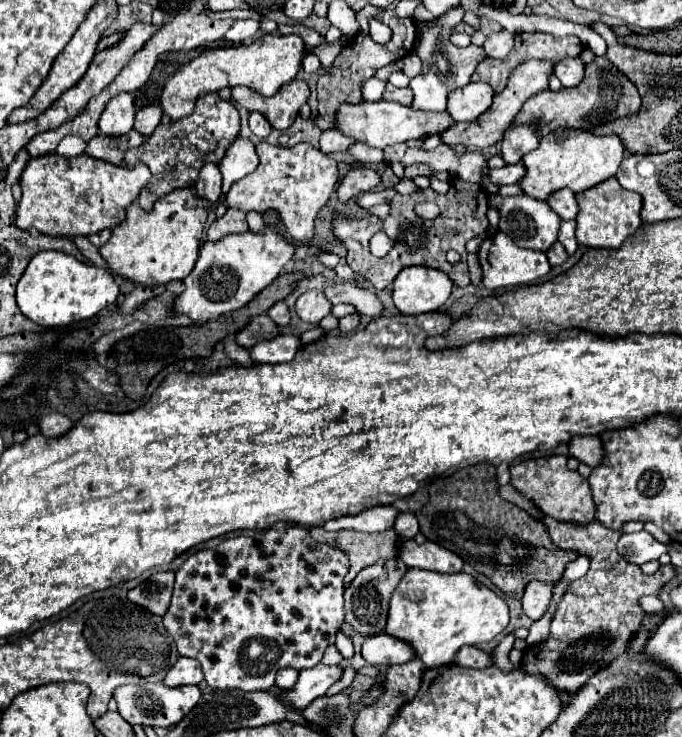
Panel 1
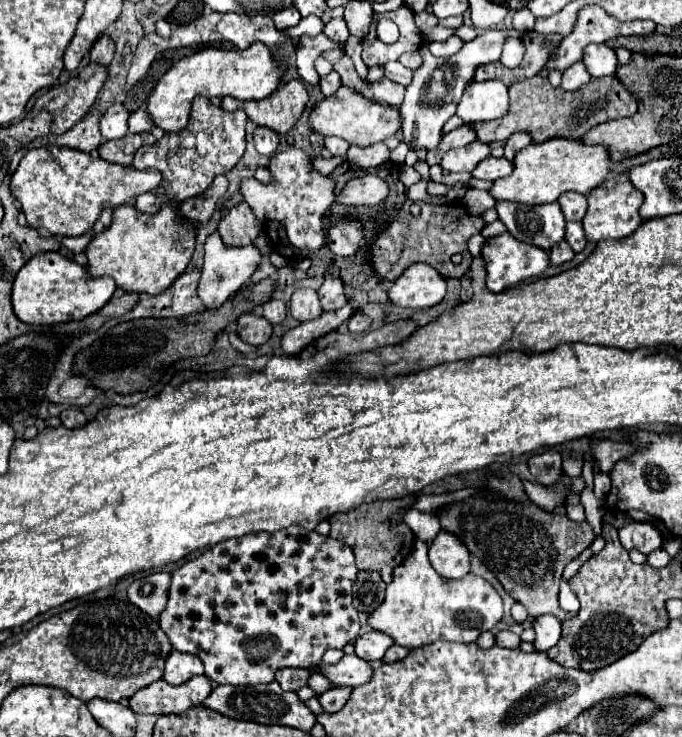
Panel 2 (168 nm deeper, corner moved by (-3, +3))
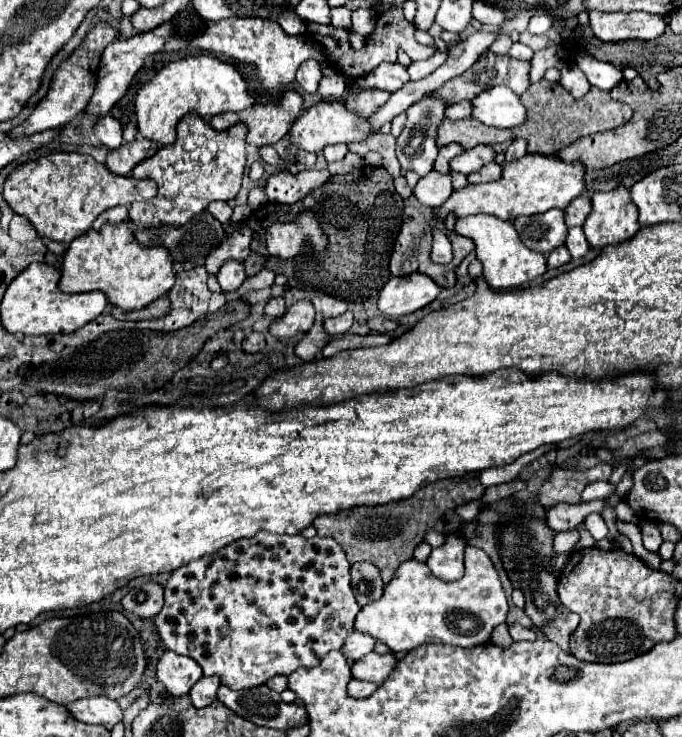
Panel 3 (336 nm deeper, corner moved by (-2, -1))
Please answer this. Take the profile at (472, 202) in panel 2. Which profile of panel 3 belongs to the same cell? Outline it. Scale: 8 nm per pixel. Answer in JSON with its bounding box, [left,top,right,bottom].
[456,214,546,290]

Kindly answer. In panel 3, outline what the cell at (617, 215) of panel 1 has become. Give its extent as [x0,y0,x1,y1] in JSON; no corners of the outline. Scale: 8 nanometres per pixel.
[584,186,638,248]

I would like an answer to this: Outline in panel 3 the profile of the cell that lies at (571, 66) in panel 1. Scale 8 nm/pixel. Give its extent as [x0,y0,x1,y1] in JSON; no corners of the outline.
[560,64,590,98]

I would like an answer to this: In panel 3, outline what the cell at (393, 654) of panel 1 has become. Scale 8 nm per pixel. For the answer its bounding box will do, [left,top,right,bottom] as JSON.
[342,632,374,660]

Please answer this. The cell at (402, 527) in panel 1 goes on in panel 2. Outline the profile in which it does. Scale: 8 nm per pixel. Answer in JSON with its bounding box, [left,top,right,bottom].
[403,510,439,540]

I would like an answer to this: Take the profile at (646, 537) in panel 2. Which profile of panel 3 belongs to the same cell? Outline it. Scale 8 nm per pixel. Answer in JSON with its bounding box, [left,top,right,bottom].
[640,520,662,552]

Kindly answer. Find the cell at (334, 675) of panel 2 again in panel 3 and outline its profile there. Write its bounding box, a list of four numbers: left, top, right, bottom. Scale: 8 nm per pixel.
[352,652,398,684]

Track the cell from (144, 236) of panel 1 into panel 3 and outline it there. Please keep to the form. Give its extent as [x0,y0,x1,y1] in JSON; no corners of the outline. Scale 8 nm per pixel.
[58,222,176,310]

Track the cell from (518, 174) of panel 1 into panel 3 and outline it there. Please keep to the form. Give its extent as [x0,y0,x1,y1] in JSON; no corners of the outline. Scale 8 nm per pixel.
[468,162,502,184]

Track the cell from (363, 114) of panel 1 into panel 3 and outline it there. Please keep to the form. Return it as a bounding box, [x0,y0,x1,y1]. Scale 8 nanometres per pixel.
[288,102,370,152]

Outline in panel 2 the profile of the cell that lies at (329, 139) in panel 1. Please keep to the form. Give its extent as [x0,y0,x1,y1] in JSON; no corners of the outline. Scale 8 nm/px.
[325,136,349,156]

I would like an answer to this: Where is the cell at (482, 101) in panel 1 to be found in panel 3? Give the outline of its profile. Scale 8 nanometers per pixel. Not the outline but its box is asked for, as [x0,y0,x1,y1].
[472,86,526,130]

